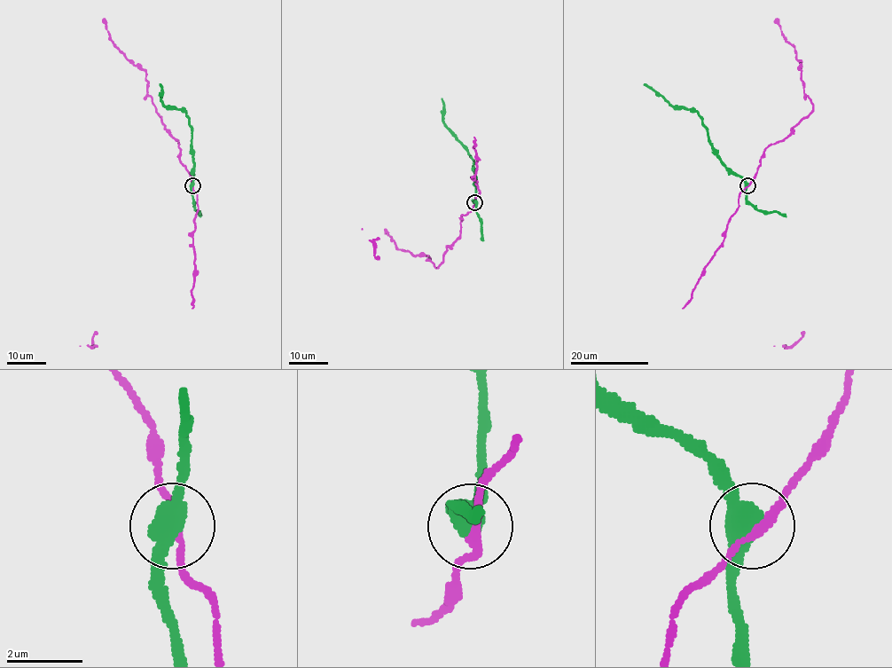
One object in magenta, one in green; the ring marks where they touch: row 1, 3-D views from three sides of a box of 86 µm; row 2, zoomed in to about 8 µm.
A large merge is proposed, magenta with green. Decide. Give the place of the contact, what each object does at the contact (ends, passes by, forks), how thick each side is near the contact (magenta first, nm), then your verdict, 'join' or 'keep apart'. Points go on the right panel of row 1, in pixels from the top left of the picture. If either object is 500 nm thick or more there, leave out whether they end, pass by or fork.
at (747, 185); 240 nm thick on the magenta side, 500 nm on the other; keep apart

